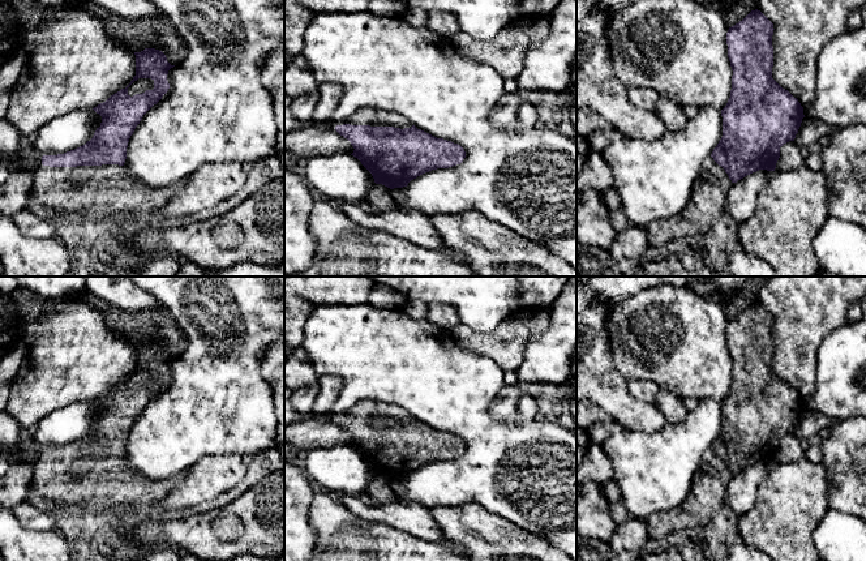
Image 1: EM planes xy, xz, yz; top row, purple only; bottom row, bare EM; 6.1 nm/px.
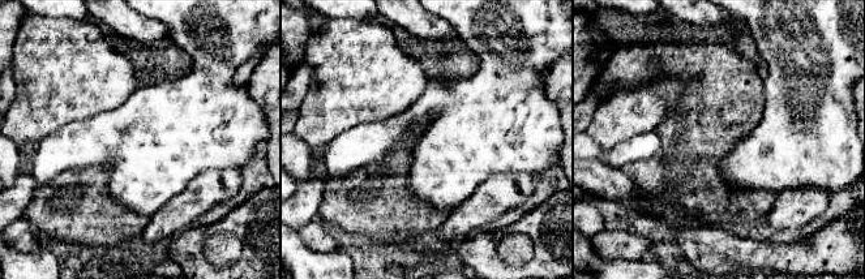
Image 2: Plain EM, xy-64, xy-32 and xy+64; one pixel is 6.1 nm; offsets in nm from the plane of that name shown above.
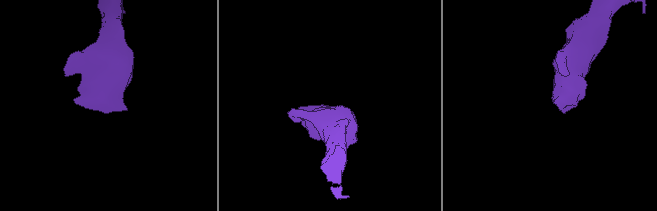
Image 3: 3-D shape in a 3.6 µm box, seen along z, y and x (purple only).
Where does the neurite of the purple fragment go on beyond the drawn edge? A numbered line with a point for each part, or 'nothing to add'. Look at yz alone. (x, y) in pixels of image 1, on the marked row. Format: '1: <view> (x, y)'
1: yz (708, 200)

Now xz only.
1: xz (364, 116)

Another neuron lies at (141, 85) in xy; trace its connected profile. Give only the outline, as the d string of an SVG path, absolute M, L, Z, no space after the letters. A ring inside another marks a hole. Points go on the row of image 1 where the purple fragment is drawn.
M138 78L128 87L128 95L133 97L136 94L142 94L146 90L154 89L154 80L151 78Z

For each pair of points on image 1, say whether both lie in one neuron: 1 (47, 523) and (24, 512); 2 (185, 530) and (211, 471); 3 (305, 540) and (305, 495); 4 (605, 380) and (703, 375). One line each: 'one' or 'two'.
1: one
2: two
3: one
4: two

